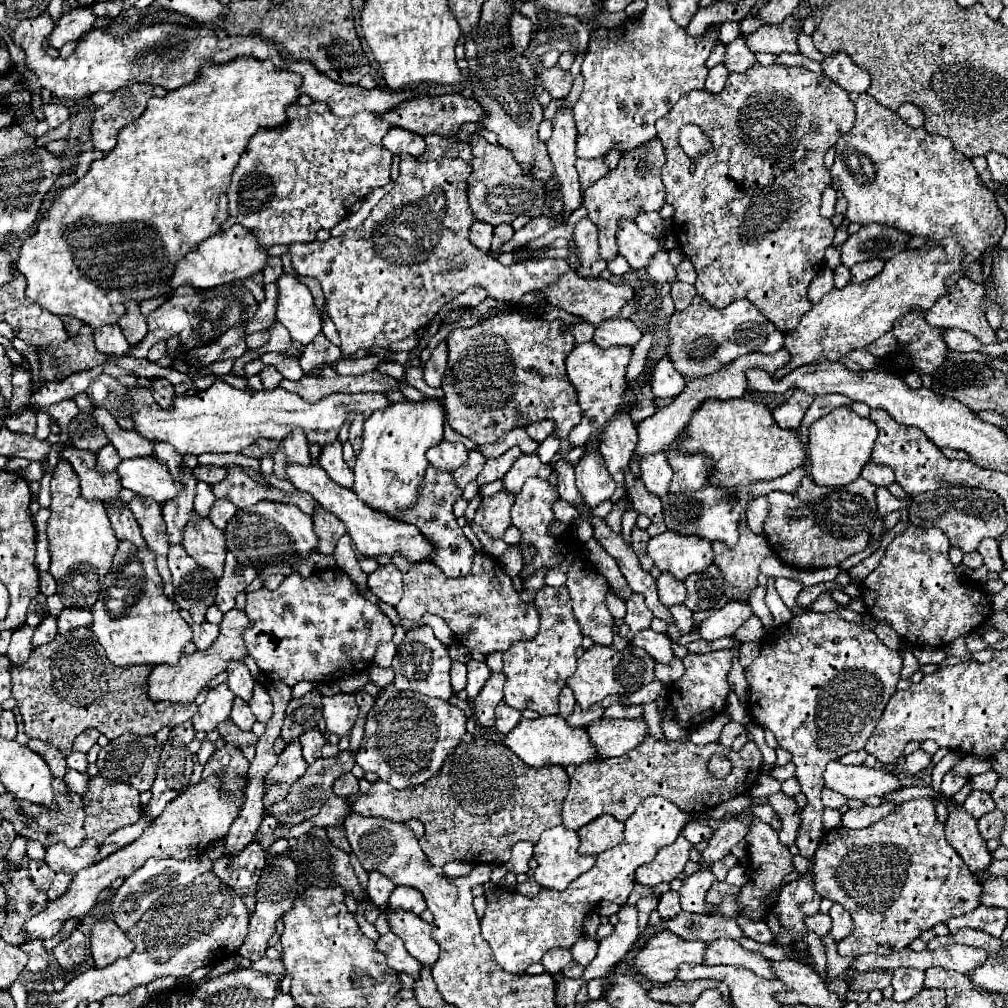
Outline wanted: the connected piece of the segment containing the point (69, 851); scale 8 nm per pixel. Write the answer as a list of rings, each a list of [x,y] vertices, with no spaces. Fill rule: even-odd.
[[[84,840],[76,848],[68,848],[64,842],[56,842],[54,846],[46,848],[44,862],[54,870],[70,870],[70,874],[76,874],[78,870],[86,868],[90,864],[90,858],[98,856],[98,844],[94,840]]]

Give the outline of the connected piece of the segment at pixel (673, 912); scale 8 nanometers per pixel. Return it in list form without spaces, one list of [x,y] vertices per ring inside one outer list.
[[[666,892],[660,896],[660,902],[658,902],[658,914],[662,920],[672,920],[674,916],[678,916],[682,910],[680,910],[680,902],[678,902],[678,894],[676,892]]]

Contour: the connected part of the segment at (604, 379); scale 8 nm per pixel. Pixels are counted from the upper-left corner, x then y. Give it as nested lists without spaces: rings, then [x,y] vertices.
[[[594,342],[576,344],[574,350],[568,354],[566,376],[572,382],[574,390],[578,392],[578,404],[584,412],[582,422],[568,436],[570,444],[582,446],[592,432],[600,430],[616,414],[626,394],[626,366],[630,362],[630,356],[632,356],[632,348],[616,346],[616,348],[604,350],[600,346],[594,346]]]

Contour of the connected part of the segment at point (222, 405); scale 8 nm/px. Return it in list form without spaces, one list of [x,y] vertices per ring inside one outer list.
[[[100,374],[86,392],[94,406],[106,408],[114,418],[132,418],[134,430],[150,442],[168,442],[178,454],[194,456],[204,452],[242,452],[258,438],[282,440],[294,428],[302,428],[308,442],[324,446],[324,436],[336,436],[344,420],[352,420],[358,412],[372,414],[374,410],[384,410],[389,403],[385,394],[338,392],[310,404],[298,398],[298,394],[290,394],[282,388],[256,392],[252,396],[248,390],[236,390],[224,380],[216,380],[208,390],[198,392],[196,396],[178,396],[170,410],[162,410],[148,388],[126,388],[106,374]]]

